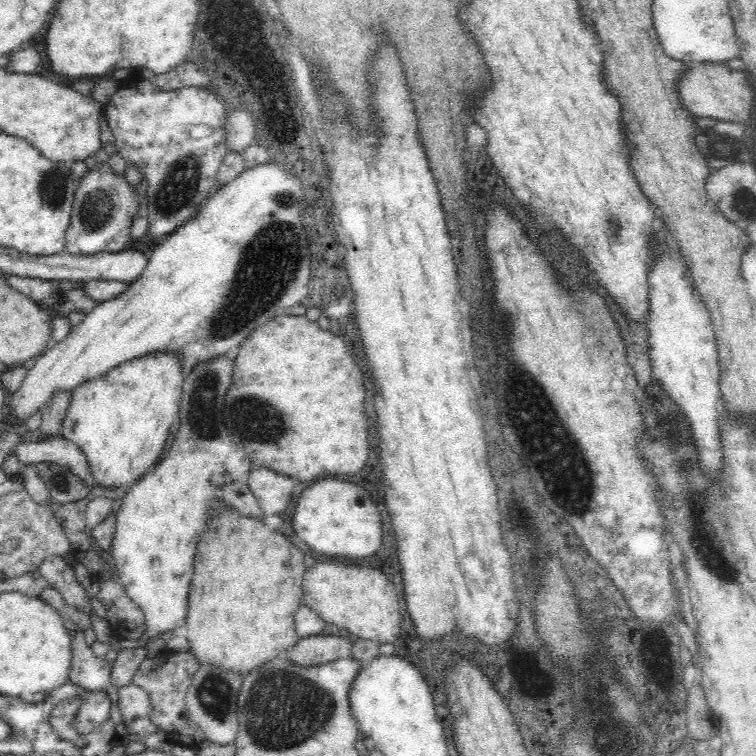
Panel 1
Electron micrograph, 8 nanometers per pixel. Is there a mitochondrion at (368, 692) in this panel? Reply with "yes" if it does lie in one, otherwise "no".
no

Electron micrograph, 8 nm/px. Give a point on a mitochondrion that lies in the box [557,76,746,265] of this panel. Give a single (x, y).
(719, 144)

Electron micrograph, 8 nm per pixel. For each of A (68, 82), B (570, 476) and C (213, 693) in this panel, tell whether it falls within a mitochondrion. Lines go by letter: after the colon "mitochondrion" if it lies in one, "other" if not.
A: other
B: mitochondrion
C: mitochondrion

